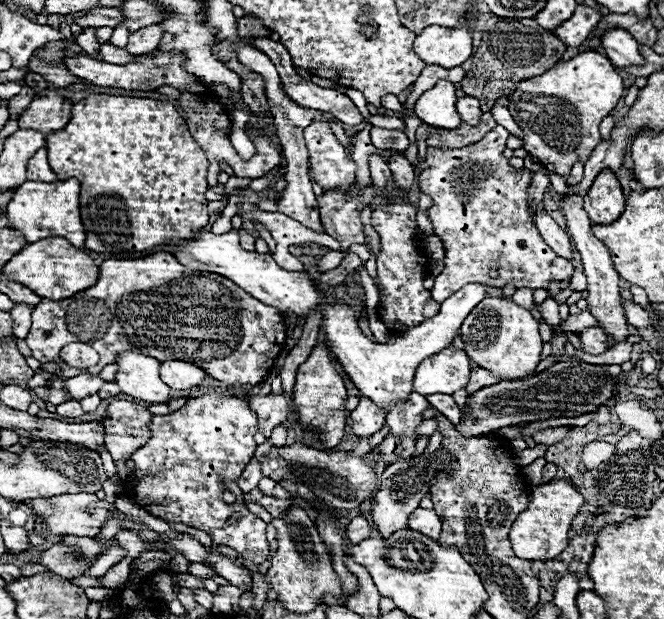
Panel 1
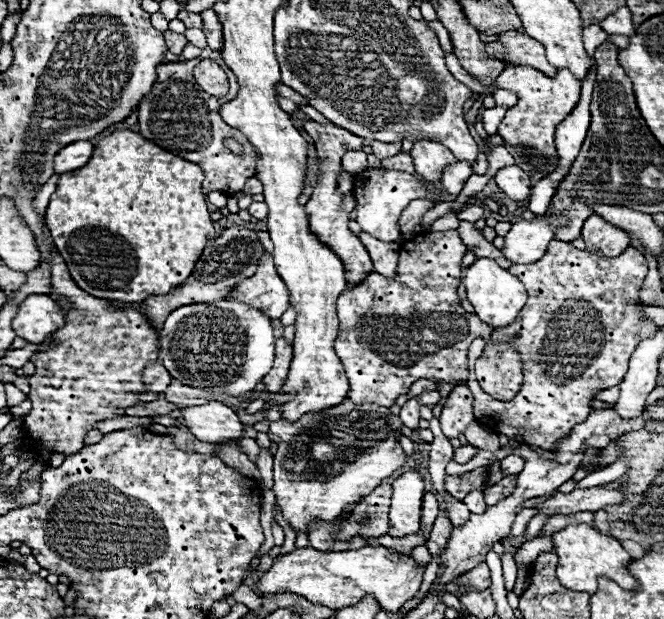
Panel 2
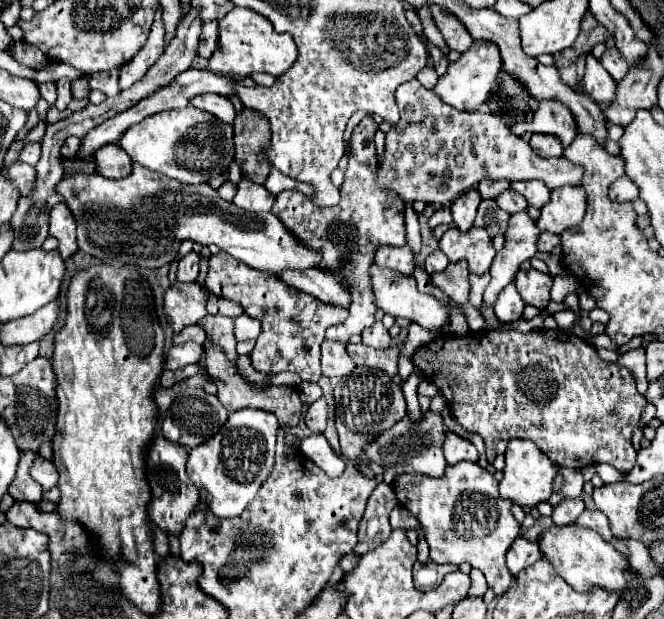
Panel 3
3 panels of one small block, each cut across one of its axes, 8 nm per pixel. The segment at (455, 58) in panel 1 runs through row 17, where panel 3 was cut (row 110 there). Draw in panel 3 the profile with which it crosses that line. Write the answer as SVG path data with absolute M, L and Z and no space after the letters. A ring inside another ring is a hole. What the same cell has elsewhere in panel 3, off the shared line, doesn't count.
M476 40L460 56L458 62L448 66L448 72L438 80L434 92L450 106L466 110L466 112L474 112L476 108L480 108L488 100L492 88L496 86L496 82L500 78L500 72L502 72L502 58L500 58L496 44L490 40Z

